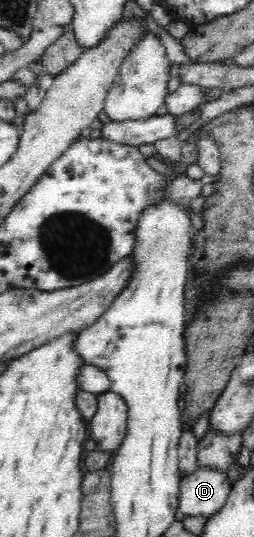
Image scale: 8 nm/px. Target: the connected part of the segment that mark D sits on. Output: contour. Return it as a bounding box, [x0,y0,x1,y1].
[178,464,231,519]

